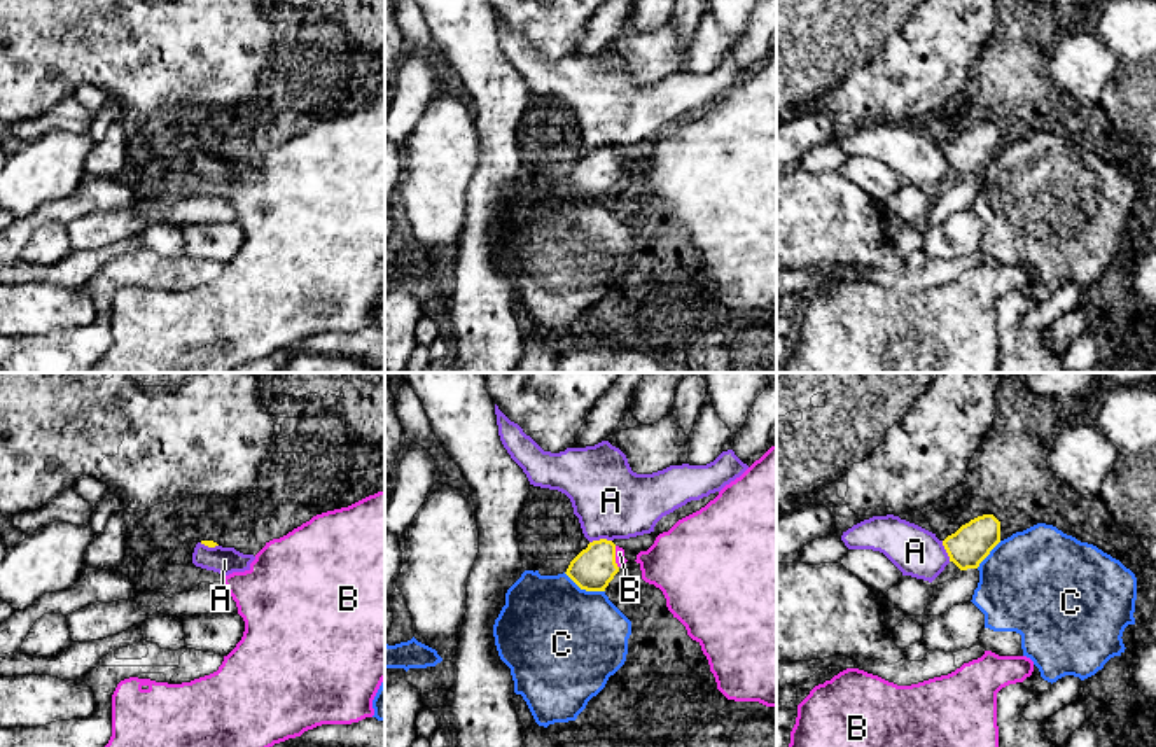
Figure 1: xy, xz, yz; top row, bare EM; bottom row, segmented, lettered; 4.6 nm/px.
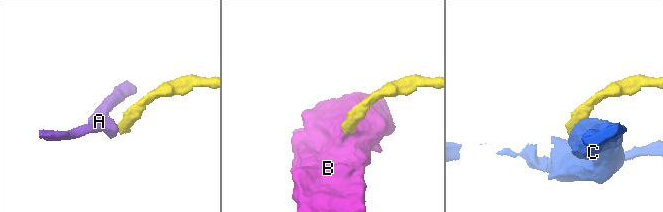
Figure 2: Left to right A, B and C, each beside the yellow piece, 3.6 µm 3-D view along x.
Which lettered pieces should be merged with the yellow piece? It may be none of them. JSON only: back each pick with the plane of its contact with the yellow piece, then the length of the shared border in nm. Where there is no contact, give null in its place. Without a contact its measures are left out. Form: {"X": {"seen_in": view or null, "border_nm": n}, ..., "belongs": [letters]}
{"B": {"seen_in": "xz", "border_nm": 110}, "belongs": ["B"]}

